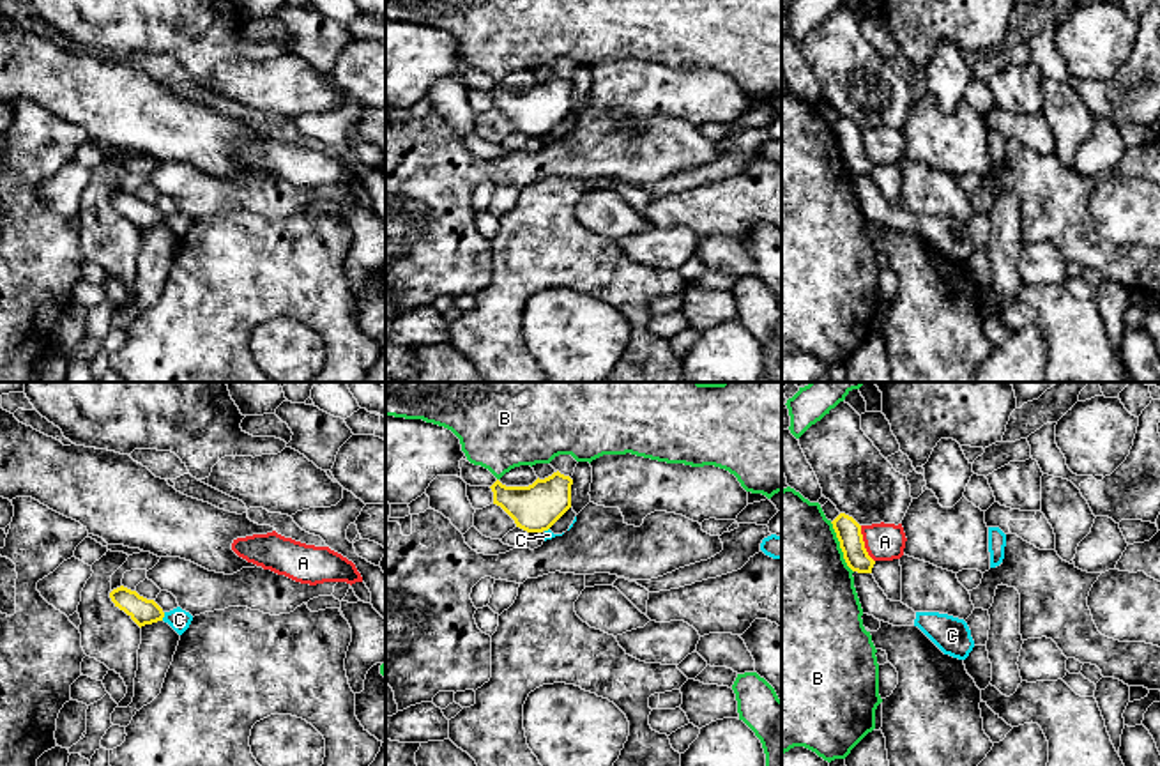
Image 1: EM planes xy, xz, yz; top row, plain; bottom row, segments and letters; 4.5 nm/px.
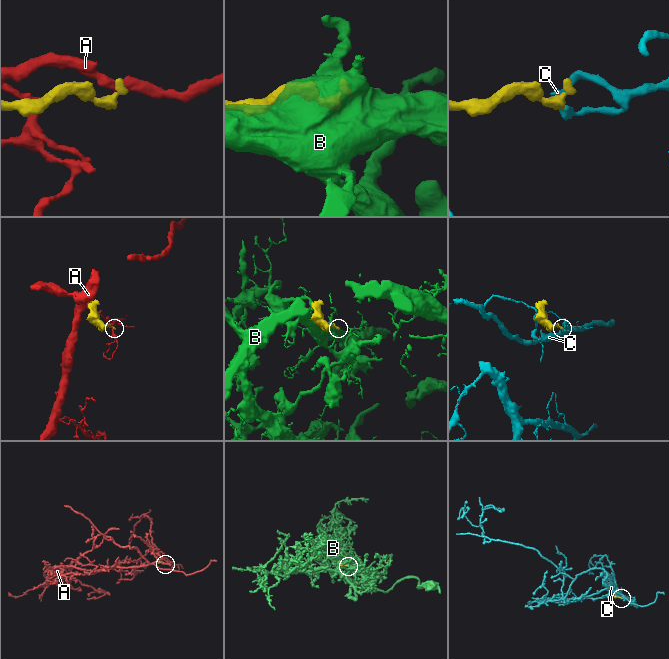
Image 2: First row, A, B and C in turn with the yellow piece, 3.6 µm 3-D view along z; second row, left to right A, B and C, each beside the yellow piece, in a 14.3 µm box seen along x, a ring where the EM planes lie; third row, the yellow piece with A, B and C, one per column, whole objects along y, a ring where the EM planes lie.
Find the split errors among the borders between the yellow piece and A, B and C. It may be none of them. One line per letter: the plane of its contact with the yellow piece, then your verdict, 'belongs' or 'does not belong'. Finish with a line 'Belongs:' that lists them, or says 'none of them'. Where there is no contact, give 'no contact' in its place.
A: yz | does not belong
B: yz | does not belong
C: xy | does not belong
Belongs: none of them

